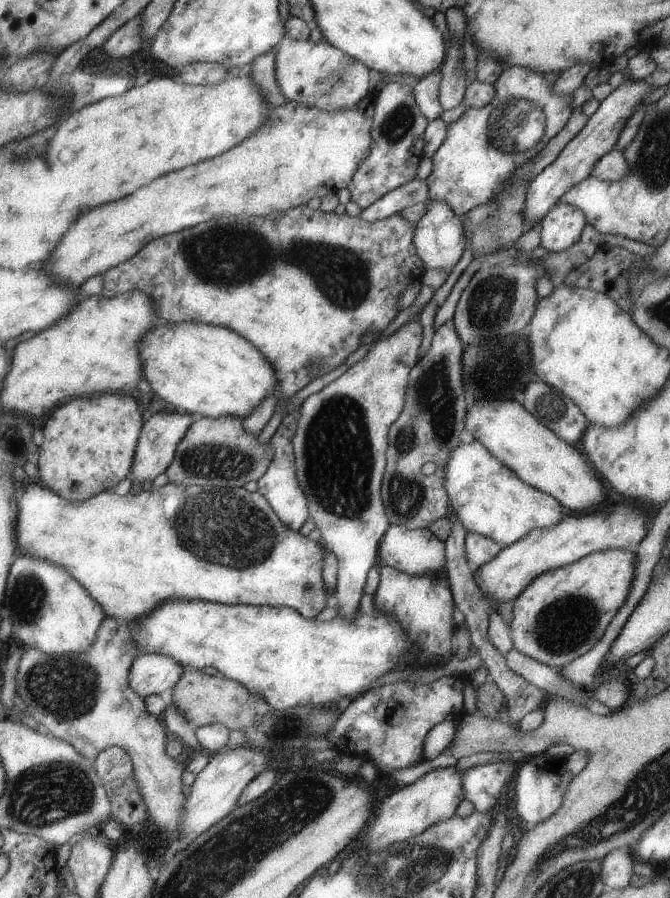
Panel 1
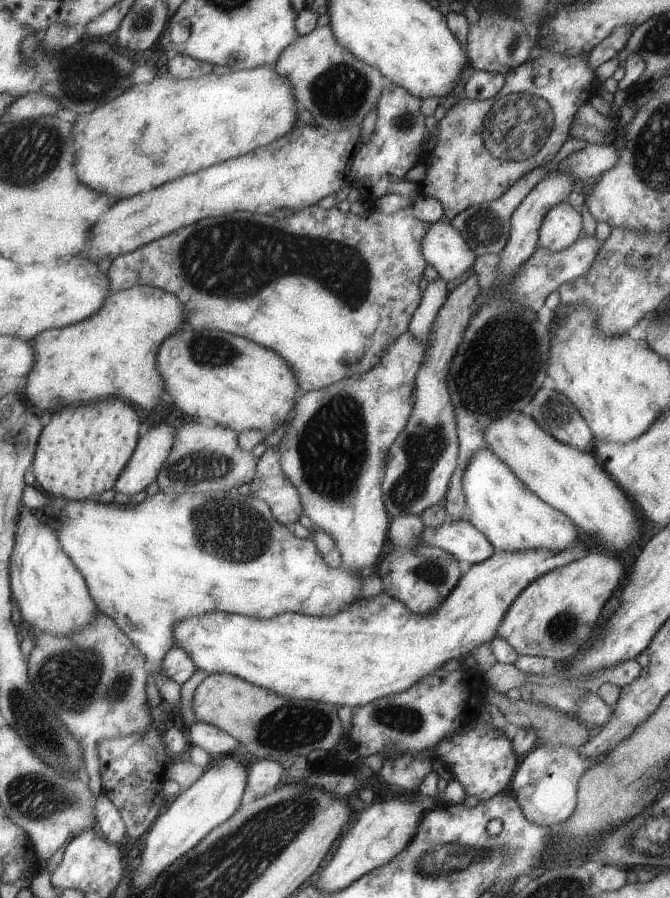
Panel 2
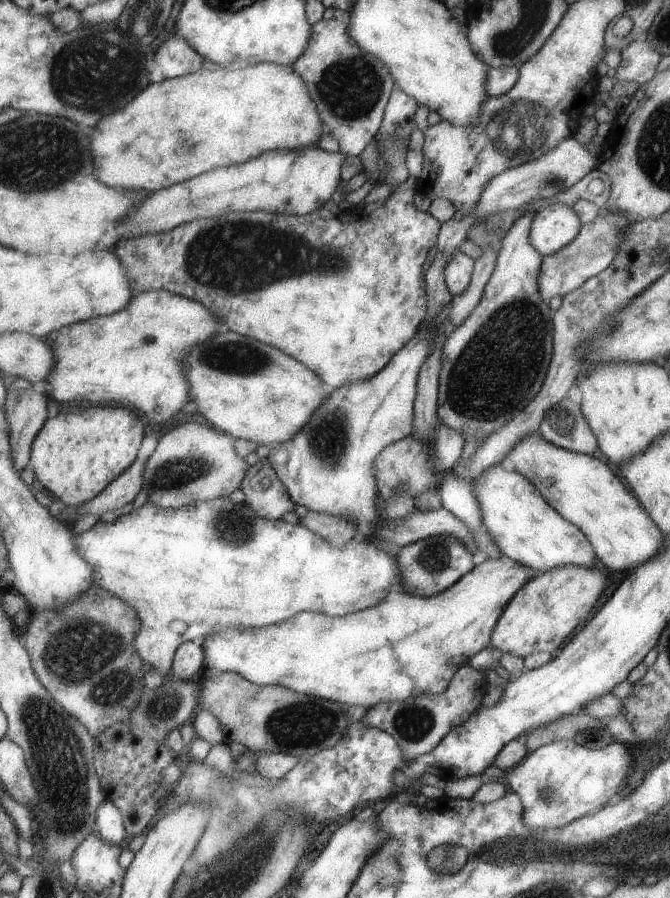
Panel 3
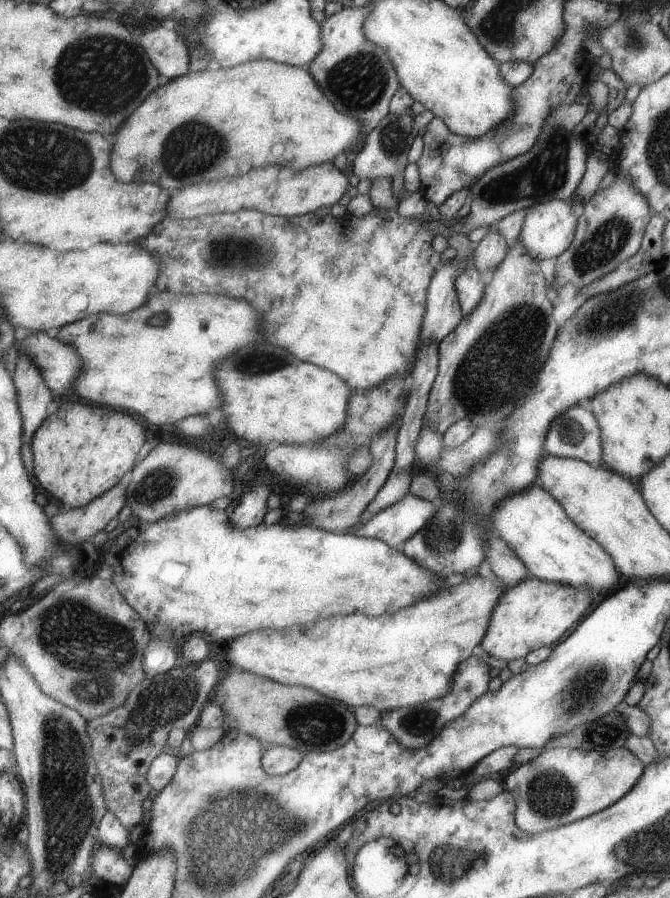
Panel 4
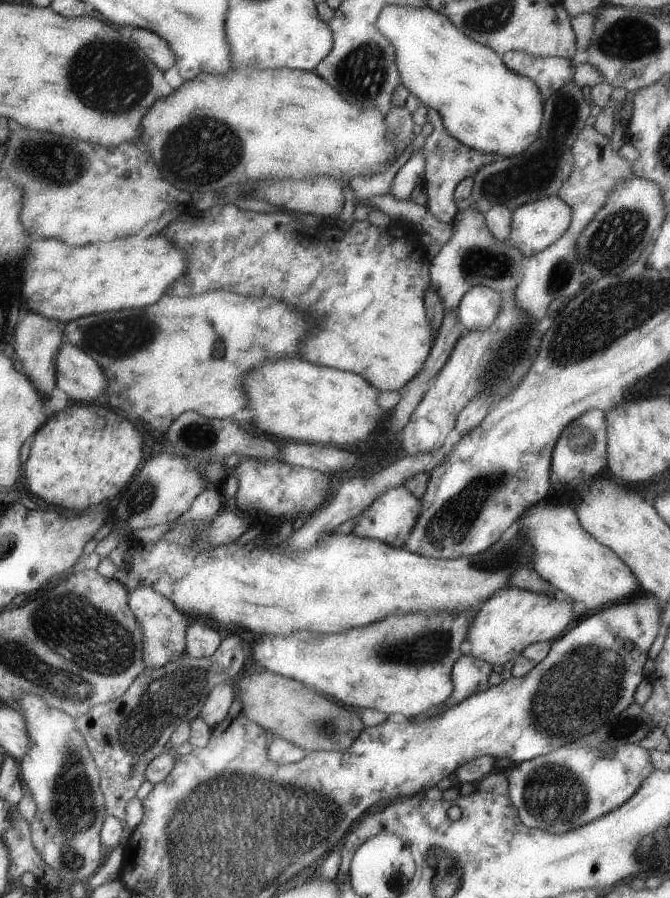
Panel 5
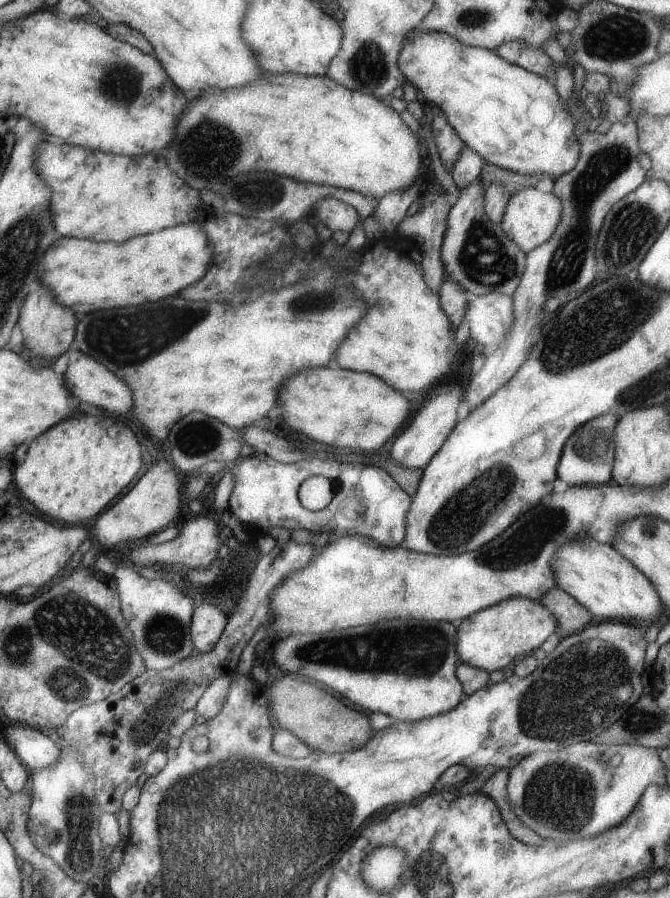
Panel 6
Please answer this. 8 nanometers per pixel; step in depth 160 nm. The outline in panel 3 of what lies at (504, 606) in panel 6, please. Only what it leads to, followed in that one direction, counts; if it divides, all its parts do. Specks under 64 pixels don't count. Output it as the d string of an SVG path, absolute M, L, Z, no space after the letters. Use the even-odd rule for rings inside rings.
M565 565L553 567L531 577L505 605L495 623L490 644L501 653L526 657L535 653L555 654L577 626L581 626L599 594L605 588L605 569Z

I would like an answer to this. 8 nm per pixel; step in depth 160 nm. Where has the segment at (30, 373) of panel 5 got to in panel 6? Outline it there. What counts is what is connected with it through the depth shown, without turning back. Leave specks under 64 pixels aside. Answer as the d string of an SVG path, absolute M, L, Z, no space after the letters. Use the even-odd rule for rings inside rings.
M37 286L35 292L31 292L23 306L21 306L21 314L17 320L19 332L23 337L23 346L37 358L45 358L45 360L56 360L74 346L77 320L74 317L72 308L63 308L61 304L53 302L53 294L49 294L49 290L45 286Z

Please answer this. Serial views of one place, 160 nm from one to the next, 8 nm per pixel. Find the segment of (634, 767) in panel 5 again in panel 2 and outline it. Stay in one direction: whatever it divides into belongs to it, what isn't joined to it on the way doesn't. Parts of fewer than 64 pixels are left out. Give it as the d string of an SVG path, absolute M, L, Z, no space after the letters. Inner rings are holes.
M536 744L519 759L512 778L512 788L517 794L517 802L525 820L542 827L553 827L571 814L575 808L579 777L607 754L590 761L580 757L574 750L557 744L553 748Z

